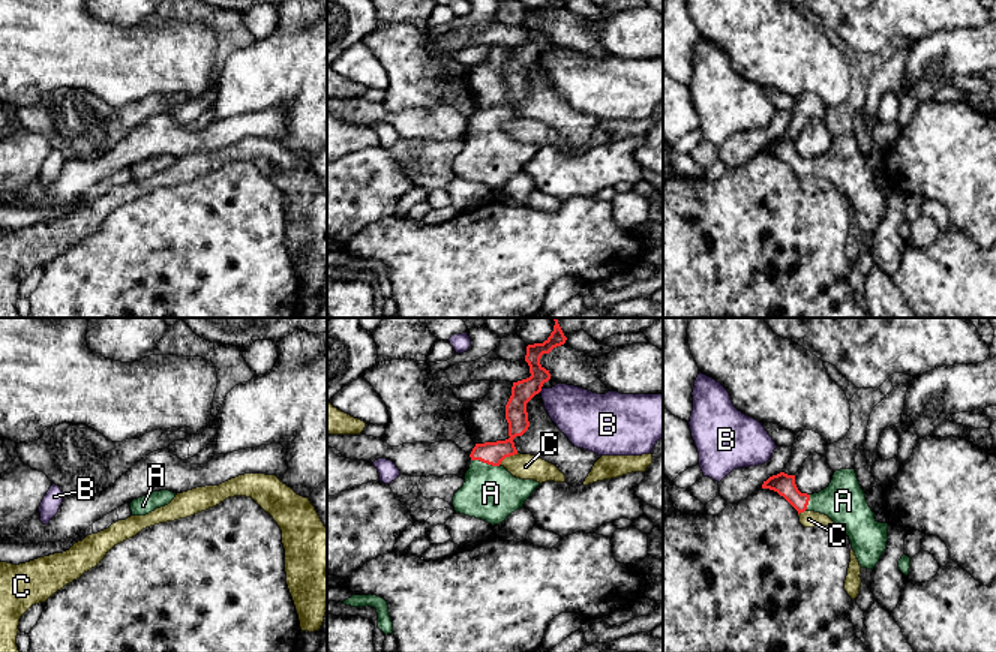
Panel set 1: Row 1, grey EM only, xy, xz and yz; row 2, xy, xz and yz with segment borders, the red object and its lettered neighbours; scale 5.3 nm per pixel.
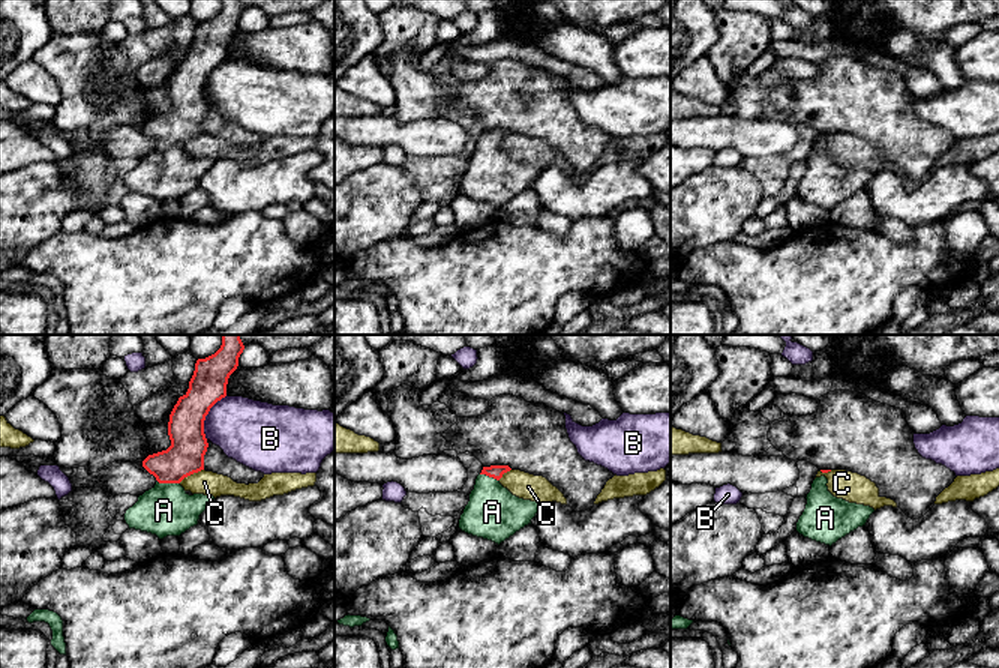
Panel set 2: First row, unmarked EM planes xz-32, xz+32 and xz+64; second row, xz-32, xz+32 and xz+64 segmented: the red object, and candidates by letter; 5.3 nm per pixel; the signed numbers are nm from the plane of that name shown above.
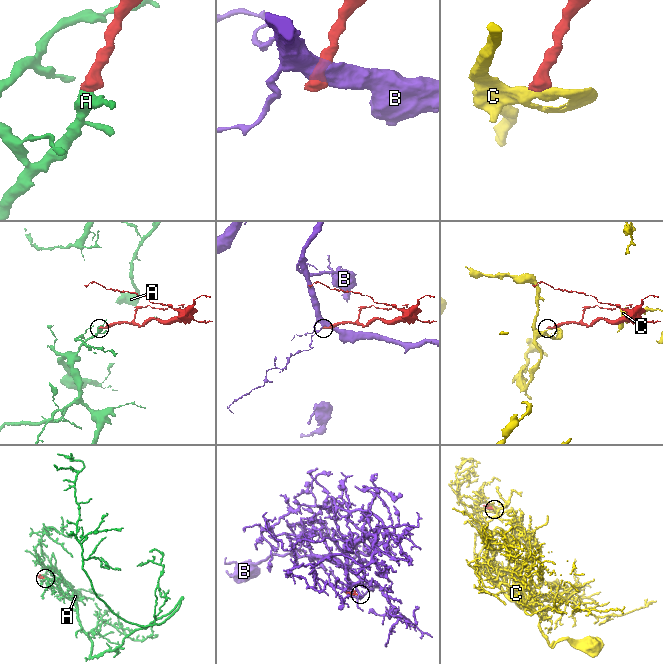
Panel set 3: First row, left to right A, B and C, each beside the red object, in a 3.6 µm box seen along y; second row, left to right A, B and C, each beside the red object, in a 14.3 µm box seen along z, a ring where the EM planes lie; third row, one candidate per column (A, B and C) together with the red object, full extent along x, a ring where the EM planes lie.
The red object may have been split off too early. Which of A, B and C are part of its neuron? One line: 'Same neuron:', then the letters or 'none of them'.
Same neuron: A

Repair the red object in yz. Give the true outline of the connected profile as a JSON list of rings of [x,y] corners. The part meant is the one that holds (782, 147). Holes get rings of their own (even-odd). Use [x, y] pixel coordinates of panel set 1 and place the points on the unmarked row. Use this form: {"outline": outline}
{"outline": [[[855,133],[836,135],[830,150],[819,157],[801,157],[795,139],[780,136],[764,145],[783,160],[796,175],[814,175],[828,180],[850,204],[861,232],[873,234],[886,213],[888,187],[879,187],[867,168]]]}

